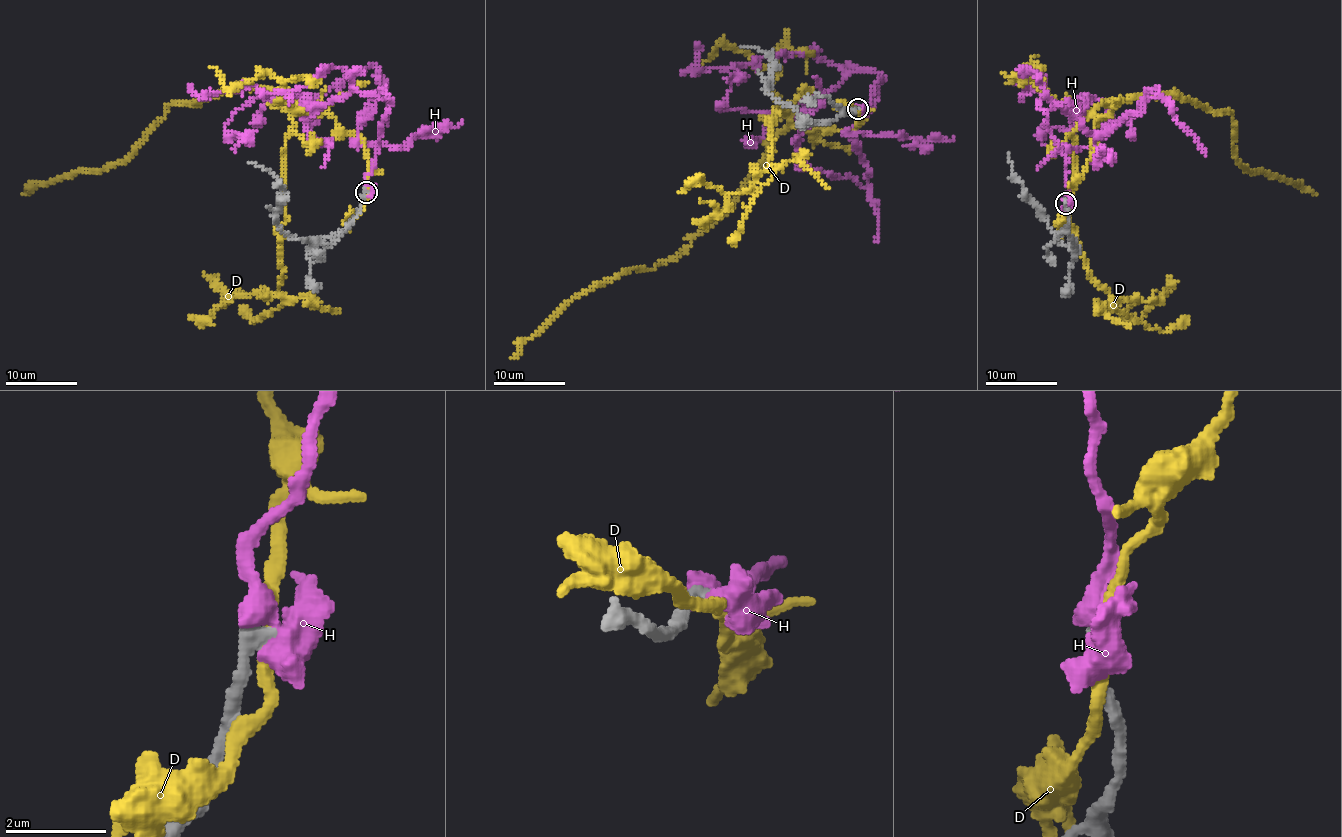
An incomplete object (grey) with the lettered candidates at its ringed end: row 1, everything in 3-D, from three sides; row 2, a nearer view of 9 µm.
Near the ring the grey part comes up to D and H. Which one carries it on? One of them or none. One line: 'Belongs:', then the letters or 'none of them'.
Belongs: H

